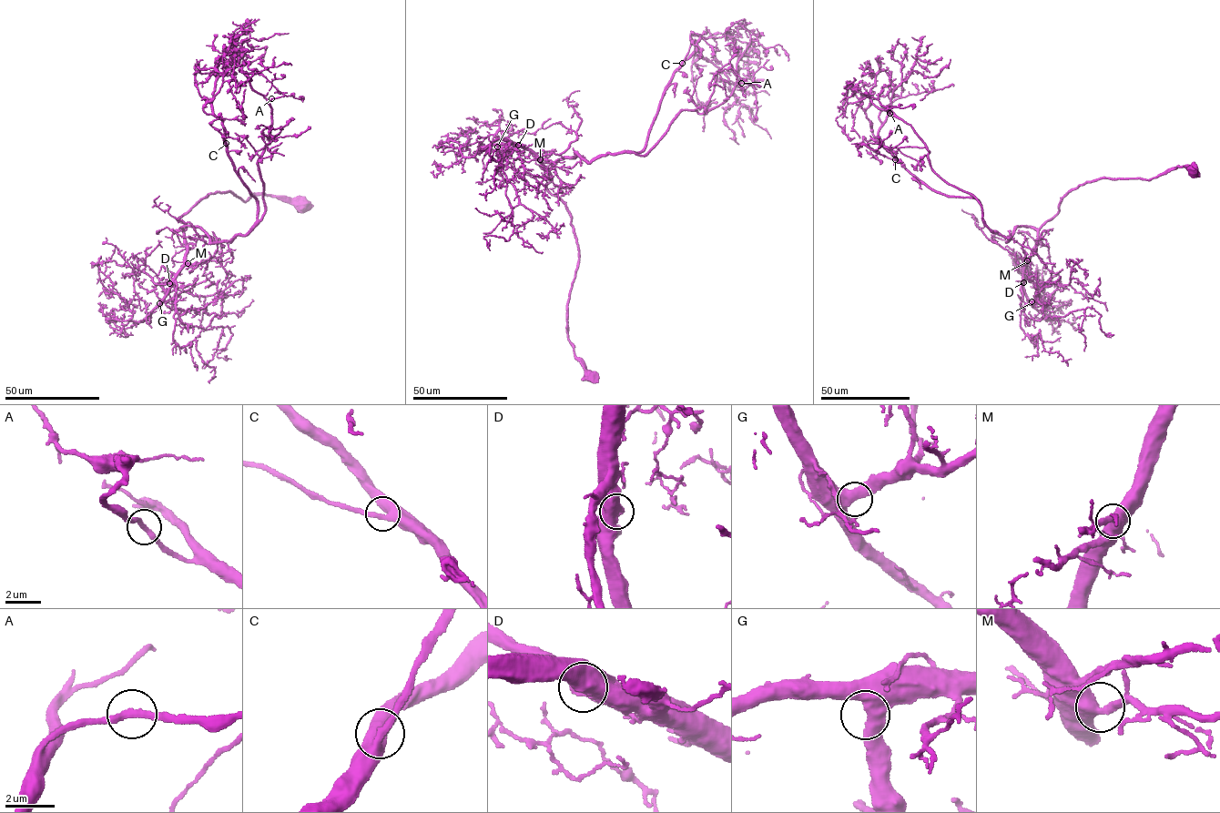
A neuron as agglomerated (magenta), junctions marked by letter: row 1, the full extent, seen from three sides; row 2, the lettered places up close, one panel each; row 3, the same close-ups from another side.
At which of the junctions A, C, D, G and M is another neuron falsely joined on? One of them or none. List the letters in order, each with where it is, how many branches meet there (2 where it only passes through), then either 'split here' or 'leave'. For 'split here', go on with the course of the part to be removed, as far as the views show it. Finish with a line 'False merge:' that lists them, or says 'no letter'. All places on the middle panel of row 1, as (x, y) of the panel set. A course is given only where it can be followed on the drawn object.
A: at (741, 83); 2 branches meet; leave
C: at (682, 63); 2 branches meet; leave
D: at (518, 145); 2 branches meet; leave
G: at (497, 147); 2 branches meet; leave
M: at (540, 159); 2 branches meet; leave
False merge: no letter

